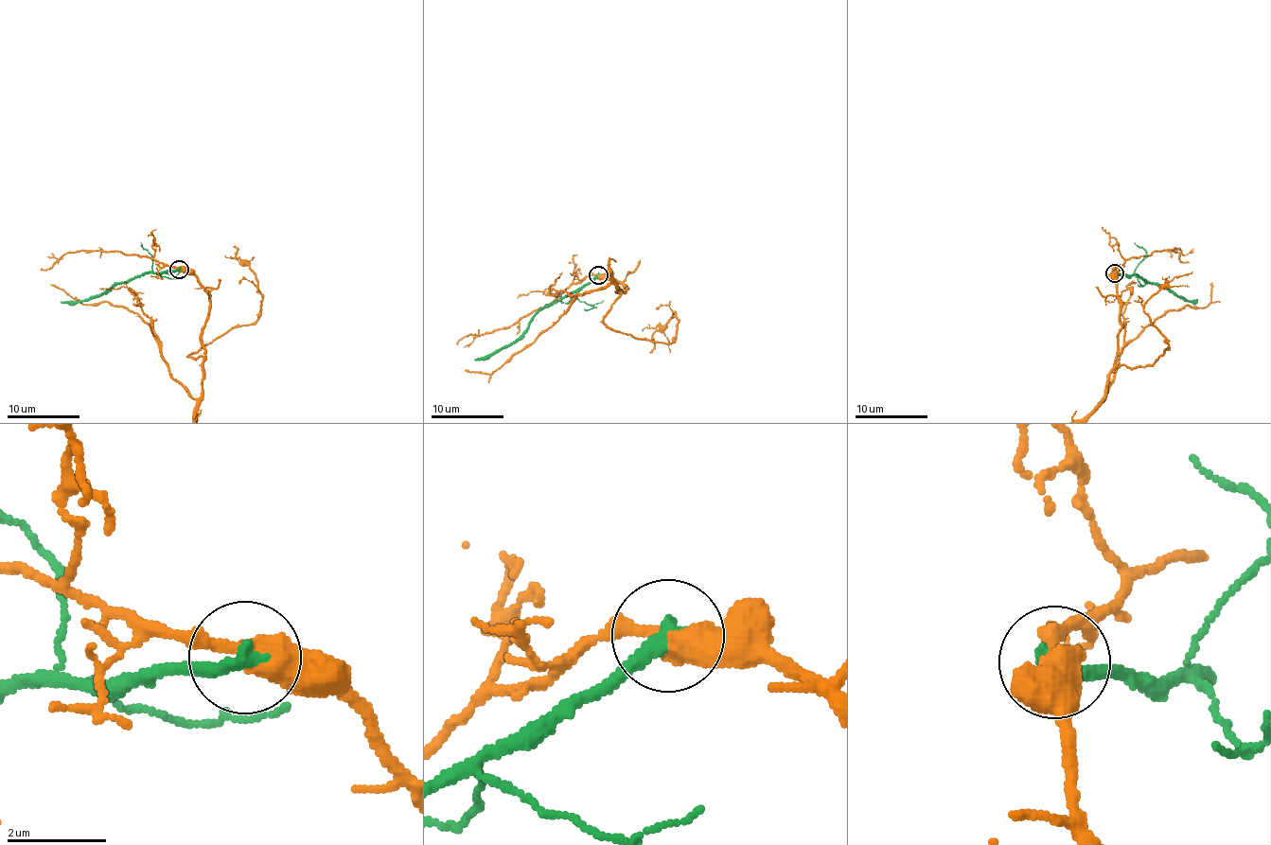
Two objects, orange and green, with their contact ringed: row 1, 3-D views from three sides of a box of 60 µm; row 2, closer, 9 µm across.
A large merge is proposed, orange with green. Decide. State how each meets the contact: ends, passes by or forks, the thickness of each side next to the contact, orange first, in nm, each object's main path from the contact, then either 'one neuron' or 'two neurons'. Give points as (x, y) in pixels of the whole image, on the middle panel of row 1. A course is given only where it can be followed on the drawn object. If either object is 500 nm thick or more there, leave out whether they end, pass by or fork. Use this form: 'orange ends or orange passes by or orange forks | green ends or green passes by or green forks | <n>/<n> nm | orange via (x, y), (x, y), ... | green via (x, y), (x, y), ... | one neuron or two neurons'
500/360 nm | green via (598, 275), (545, 305), (511, 343), (475, 360) | two neurons

